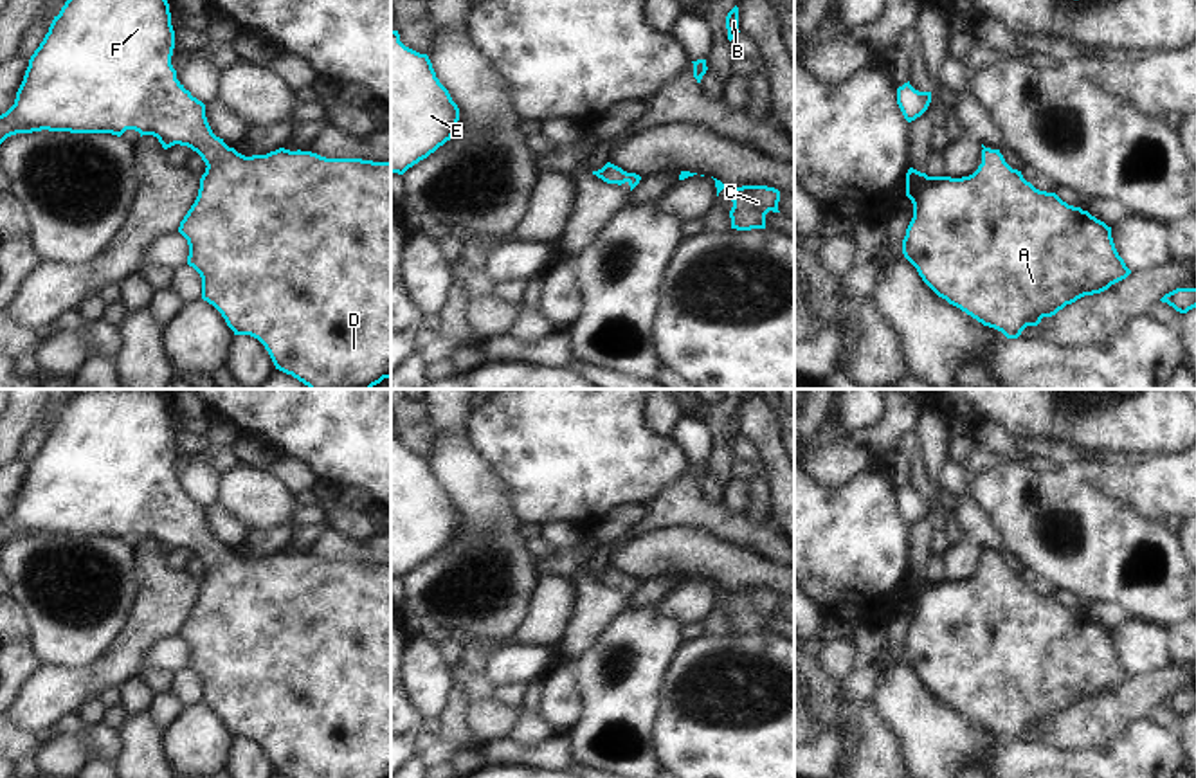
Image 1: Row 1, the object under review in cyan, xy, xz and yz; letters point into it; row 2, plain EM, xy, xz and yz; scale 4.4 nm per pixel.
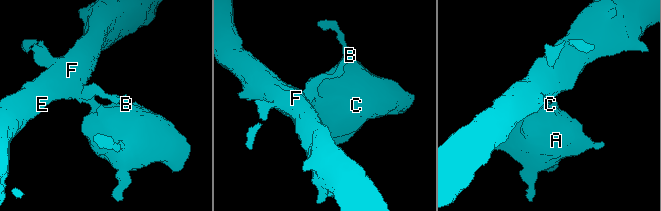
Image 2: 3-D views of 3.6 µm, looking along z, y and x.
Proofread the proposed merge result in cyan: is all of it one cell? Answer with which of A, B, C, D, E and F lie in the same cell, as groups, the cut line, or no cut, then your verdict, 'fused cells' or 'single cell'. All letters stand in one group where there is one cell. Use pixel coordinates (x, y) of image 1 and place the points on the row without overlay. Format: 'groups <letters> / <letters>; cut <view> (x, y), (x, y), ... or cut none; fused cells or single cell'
groups A B C D E F; cut none; single cell

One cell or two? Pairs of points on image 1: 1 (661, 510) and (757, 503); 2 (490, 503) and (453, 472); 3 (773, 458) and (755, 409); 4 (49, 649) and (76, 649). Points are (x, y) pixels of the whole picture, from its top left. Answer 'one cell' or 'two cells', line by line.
1: two cells
2: one cell
3: one cell
4: one cell

